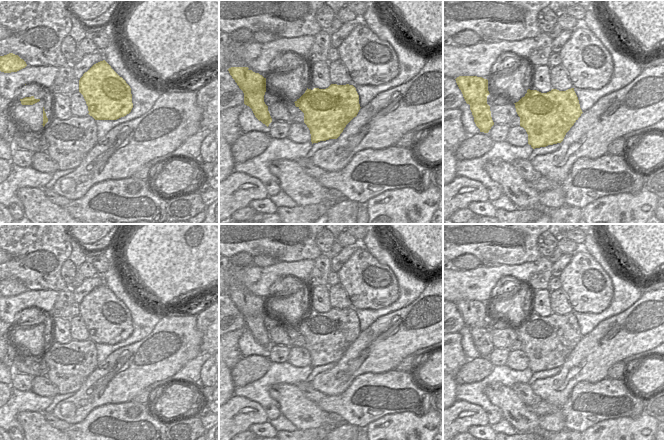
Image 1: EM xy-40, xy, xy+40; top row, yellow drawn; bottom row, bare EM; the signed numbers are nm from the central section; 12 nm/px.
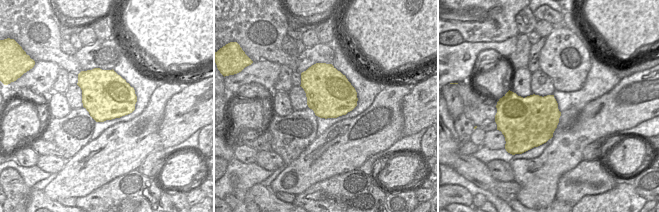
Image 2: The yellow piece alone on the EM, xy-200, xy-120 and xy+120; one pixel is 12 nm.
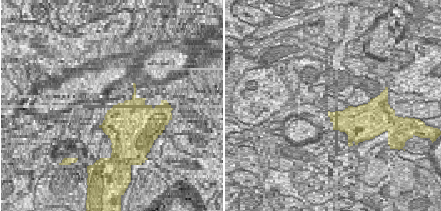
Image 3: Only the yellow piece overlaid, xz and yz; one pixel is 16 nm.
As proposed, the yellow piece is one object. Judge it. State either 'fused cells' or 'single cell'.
fused cells

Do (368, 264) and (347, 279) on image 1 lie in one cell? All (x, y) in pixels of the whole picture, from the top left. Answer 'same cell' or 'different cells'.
different cells

